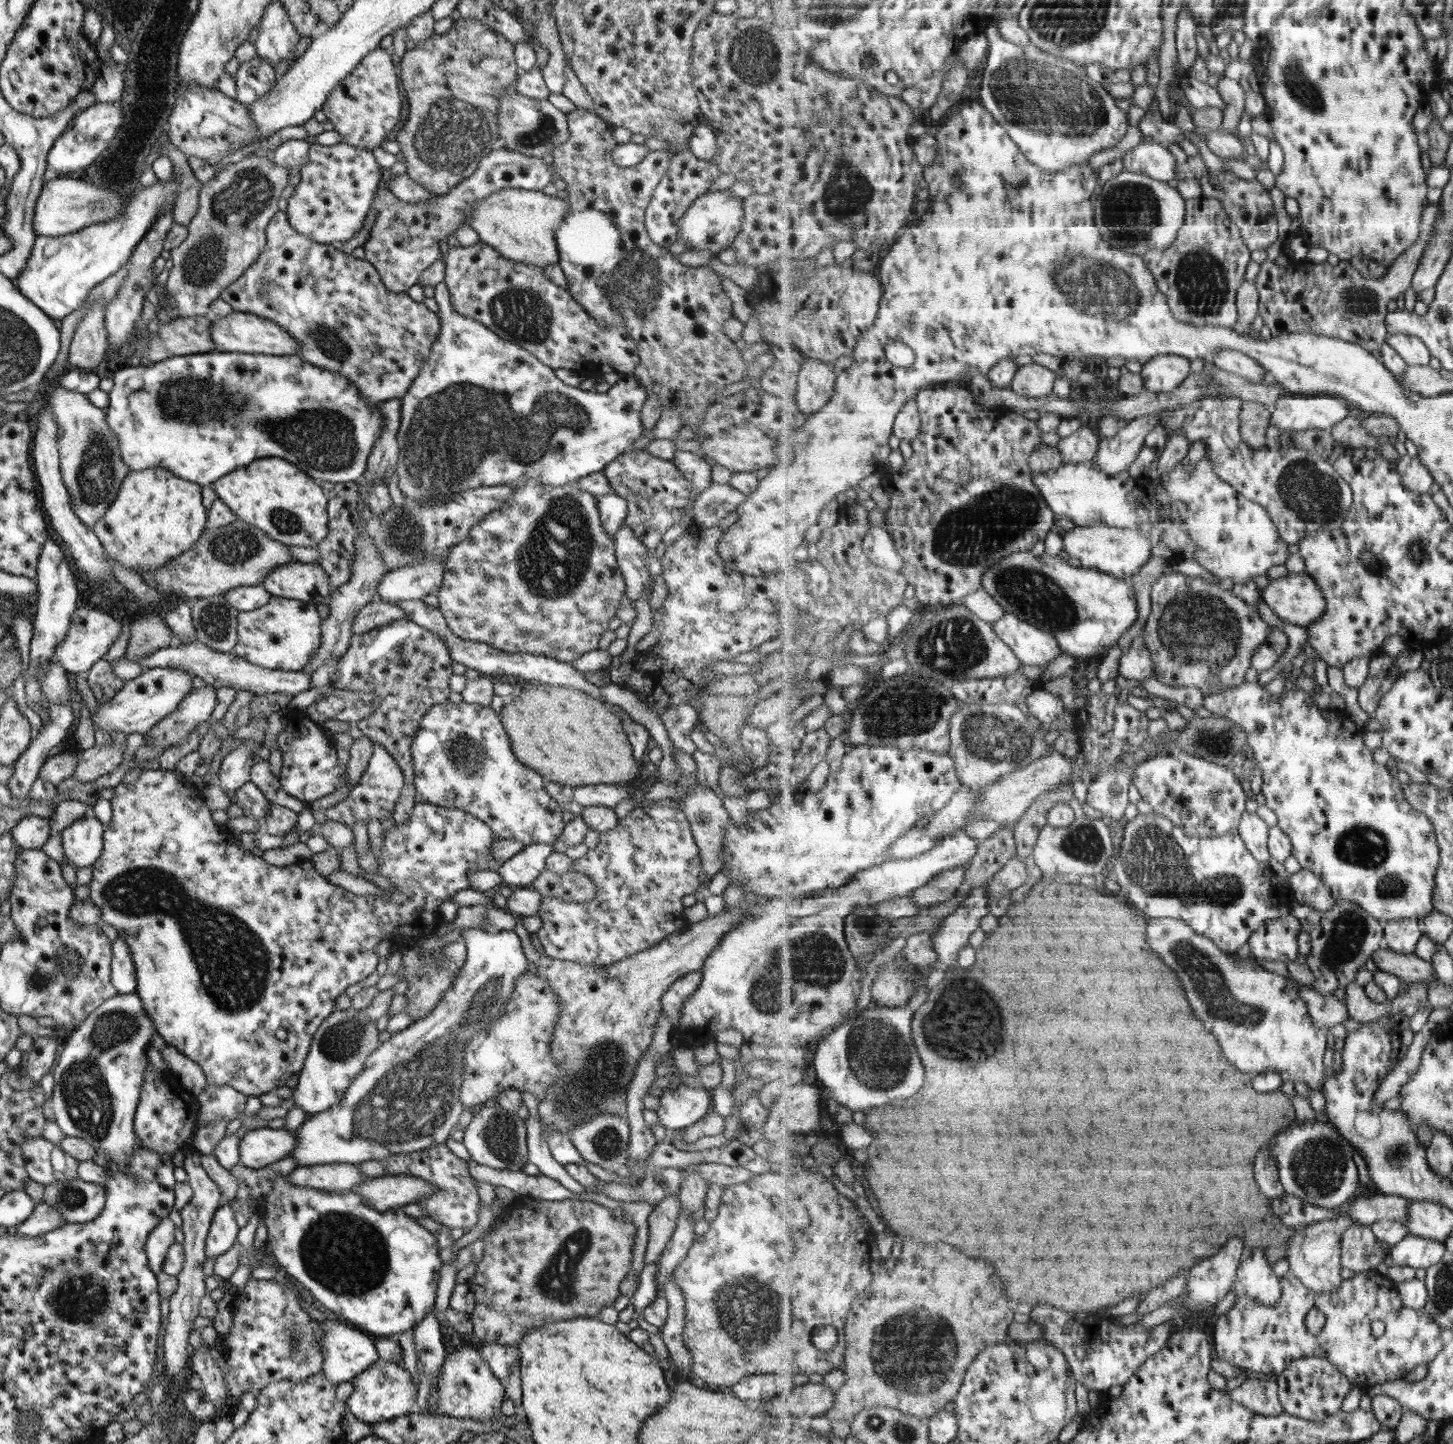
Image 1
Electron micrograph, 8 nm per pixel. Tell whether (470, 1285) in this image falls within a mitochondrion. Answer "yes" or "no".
no

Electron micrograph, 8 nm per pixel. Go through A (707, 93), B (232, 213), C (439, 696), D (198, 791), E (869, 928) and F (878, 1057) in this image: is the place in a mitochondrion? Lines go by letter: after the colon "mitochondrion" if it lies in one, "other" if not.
A: other
B: mitochondrion
C: other
D: other
E: mitochondrion
F: mitochondrion

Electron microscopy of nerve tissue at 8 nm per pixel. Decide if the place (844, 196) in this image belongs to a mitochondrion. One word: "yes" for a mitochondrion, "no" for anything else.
yes

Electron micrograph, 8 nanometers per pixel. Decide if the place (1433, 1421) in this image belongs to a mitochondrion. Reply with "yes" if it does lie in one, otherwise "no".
no

